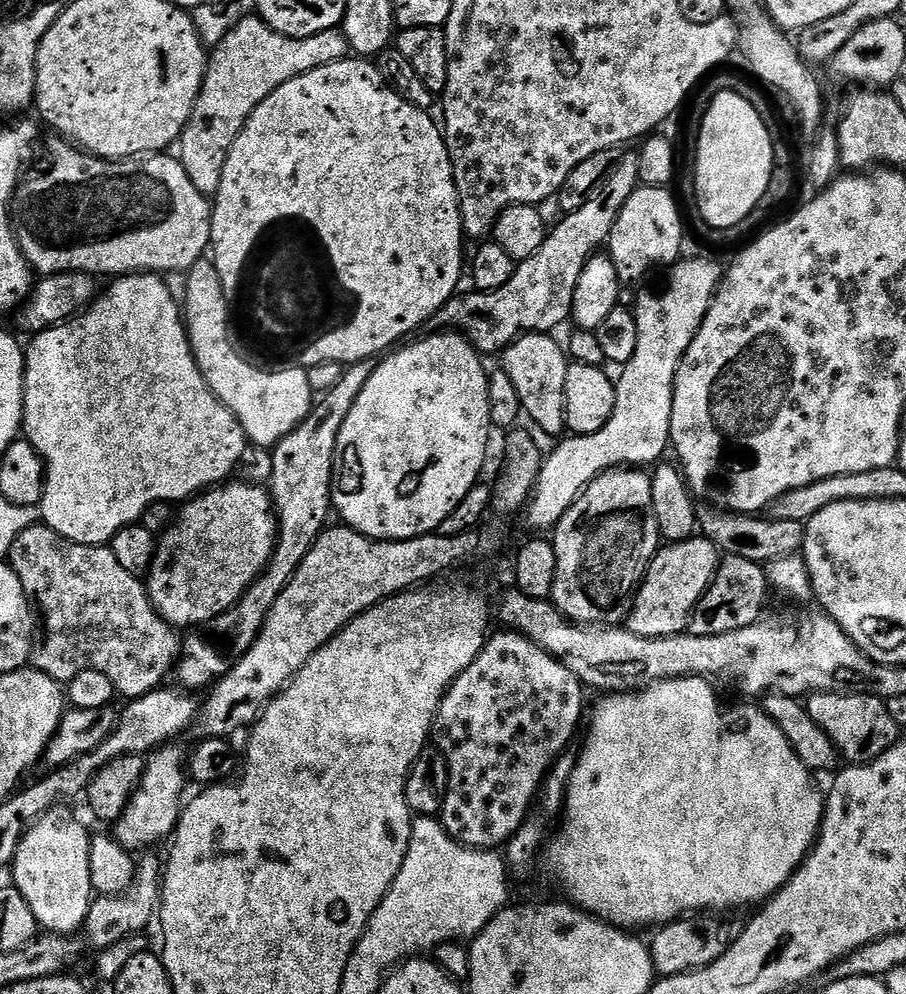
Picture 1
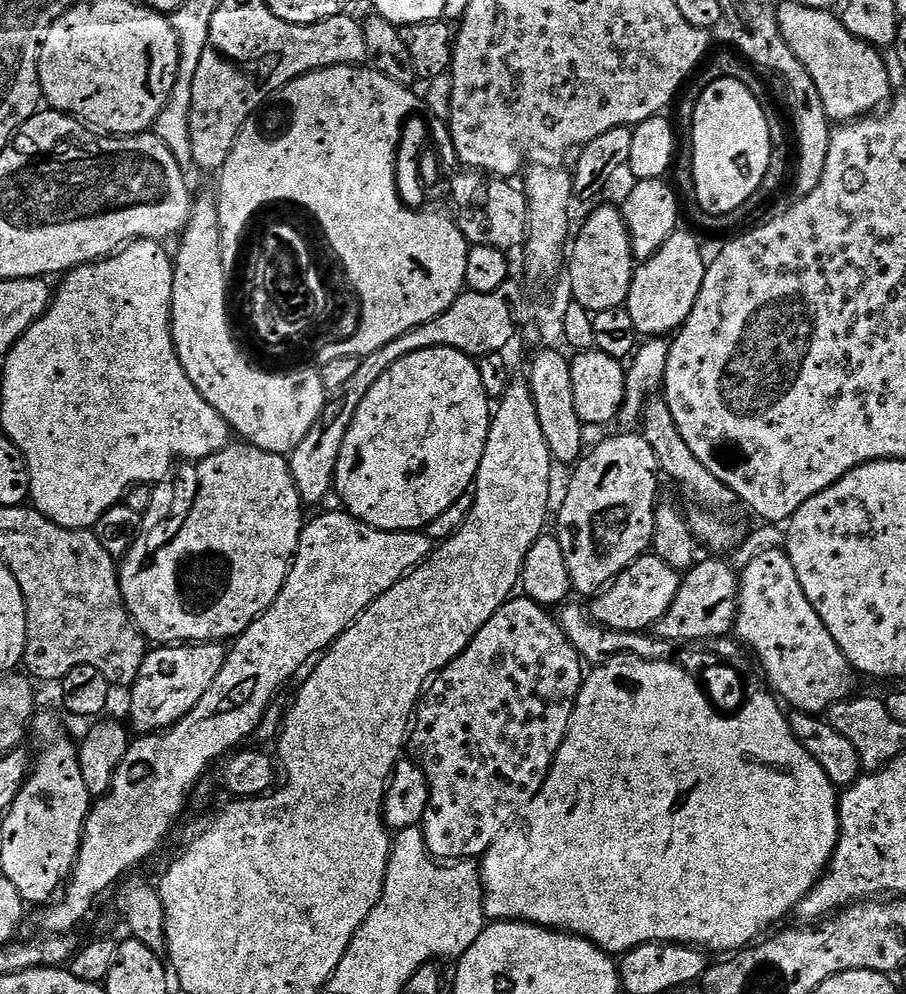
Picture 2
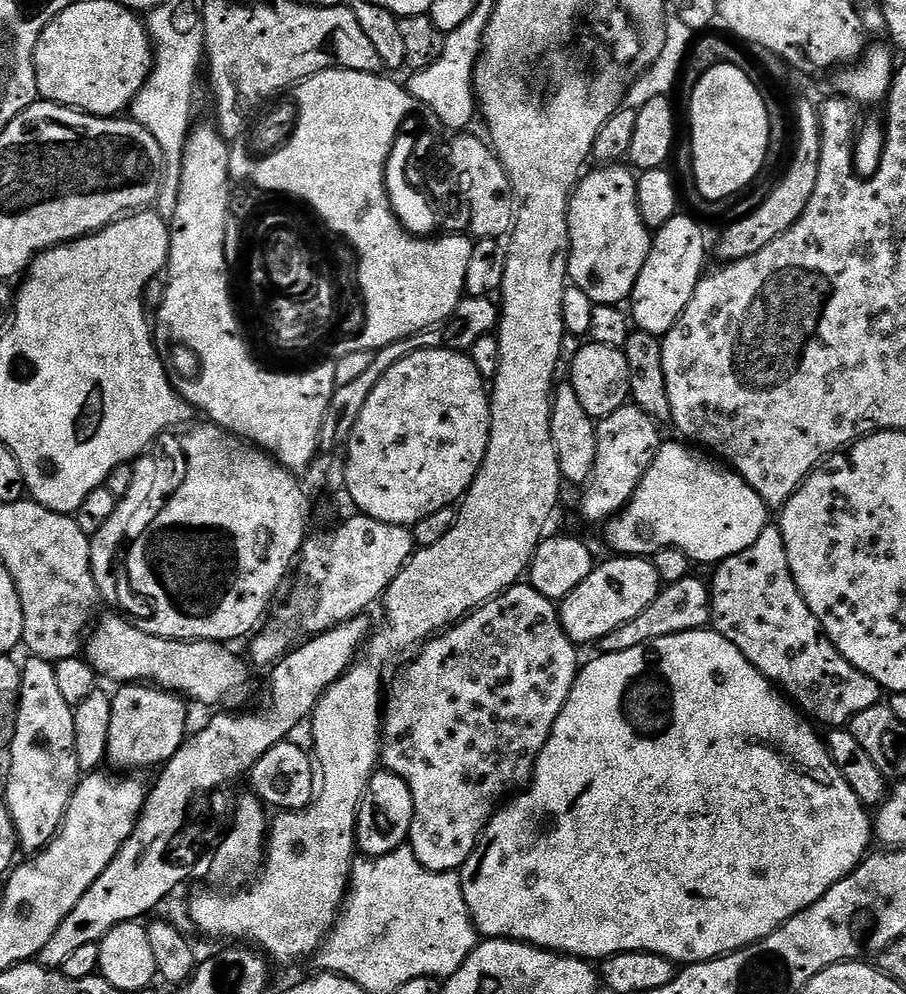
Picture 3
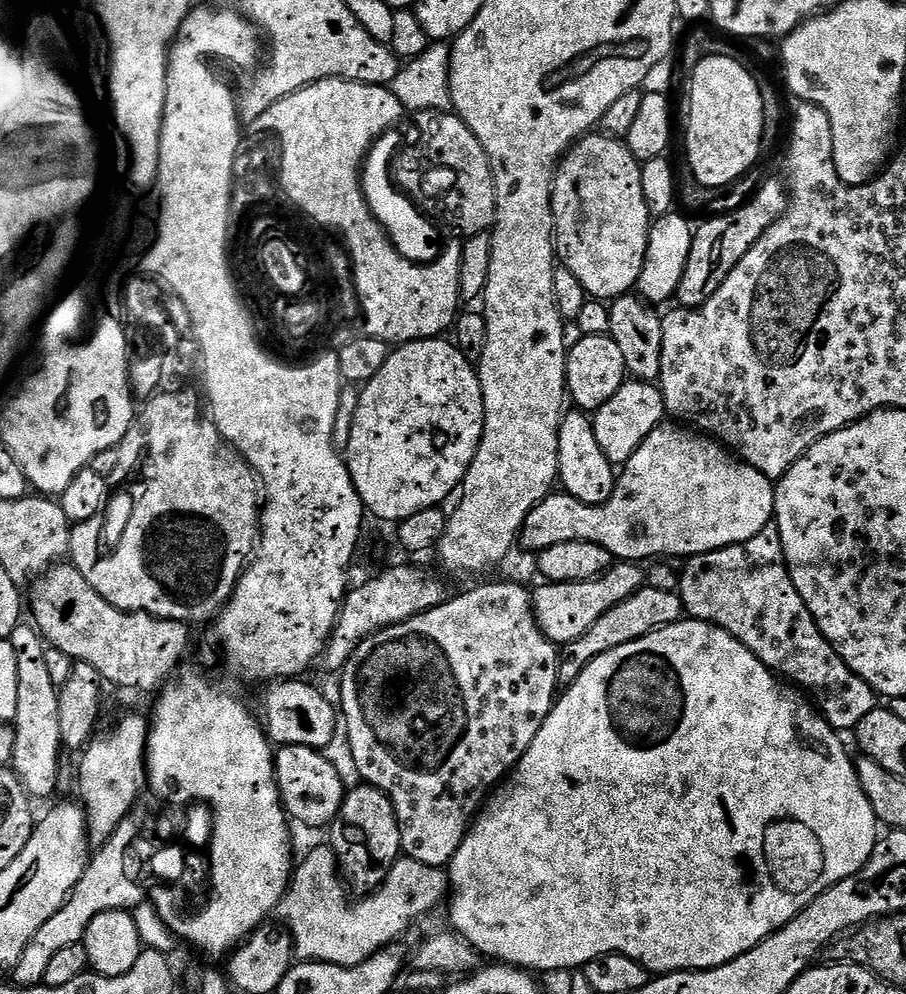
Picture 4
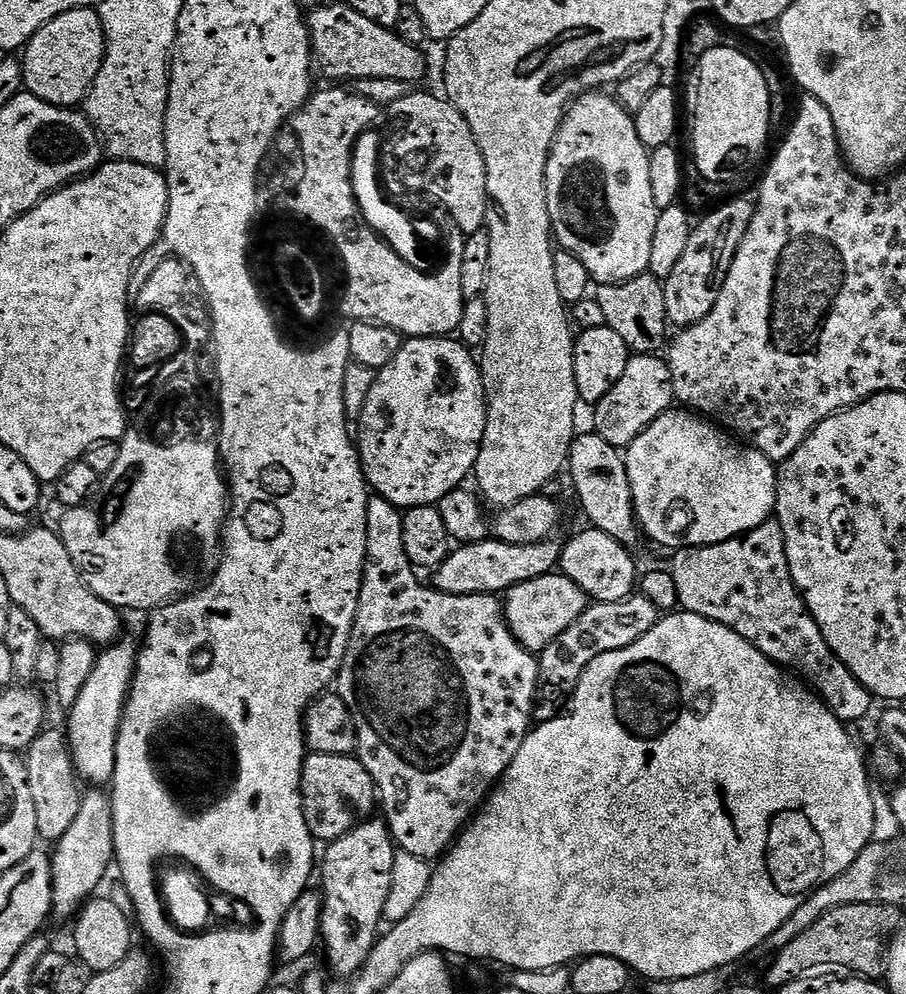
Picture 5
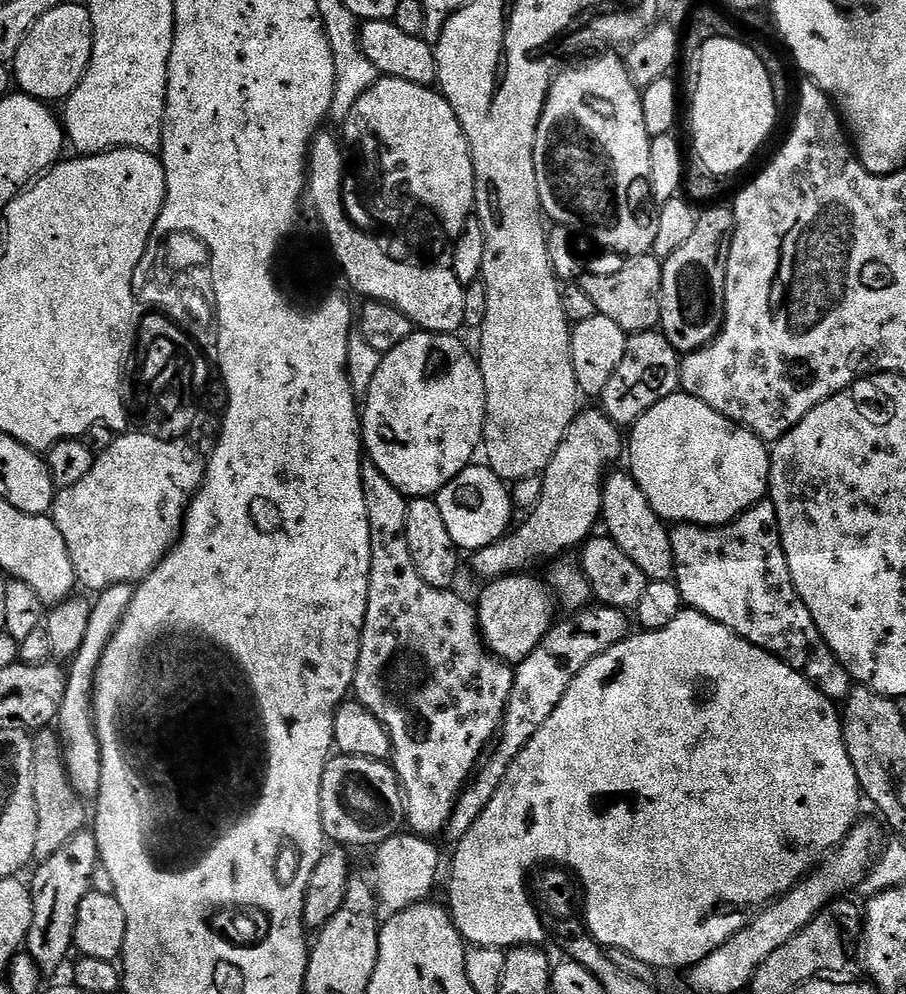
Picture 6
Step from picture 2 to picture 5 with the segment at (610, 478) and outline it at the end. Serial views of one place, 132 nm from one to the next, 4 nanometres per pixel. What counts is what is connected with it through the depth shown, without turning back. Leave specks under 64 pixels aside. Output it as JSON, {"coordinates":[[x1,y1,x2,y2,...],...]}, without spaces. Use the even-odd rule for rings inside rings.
{"coordinates":[[660,354,633,355,628,361,626,371,622,373,622,378,618,378,614,390,610,390,606,398,602,398,594,405,594,431,597,436,606,438,610,446,627,450,634,442,634,438,638,438,638,434,642,434,642,430,646,430,650,422,669,411,673,404,672,379,667,359]]}

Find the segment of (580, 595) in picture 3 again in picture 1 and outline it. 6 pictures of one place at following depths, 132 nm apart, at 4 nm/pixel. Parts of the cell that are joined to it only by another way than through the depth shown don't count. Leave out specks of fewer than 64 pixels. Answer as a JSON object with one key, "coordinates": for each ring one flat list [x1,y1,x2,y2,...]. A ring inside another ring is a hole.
{"coordinates":[[700,534,693,535,690,540,677,540,661,547,652,557,648,573,638,585,626,627,634,634,646,638,676,636,685,631,693,610,704,597,704,591,716,579,721,559,720,549]]}

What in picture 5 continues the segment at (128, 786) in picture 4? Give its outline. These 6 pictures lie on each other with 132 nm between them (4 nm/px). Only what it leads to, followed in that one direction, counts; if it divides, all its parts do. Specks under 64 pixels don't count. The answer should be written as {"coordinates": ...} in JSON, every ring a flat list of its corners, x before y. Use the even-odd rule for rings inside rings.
{"coordinates":[[90,790,83,793,78,814,70,830,55,841,56,853,51,853,52,862,52,911,53,917,71,921,89,899,97,895,96,887,105,883,108,867,113,867,116,847,114,846,114,818,109,793]]}

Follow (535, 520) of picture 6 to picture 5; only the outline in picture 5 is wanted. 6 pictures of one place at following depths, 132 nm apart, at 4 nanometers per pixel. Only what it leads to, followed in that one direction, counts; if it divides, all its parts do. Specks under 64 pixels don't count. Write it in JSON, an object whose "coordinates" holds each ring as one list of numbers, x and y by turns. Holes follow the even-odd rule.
{"coordinates":[[495,538,460,544,449,554,446,562,434,569,434,587,439,592,459,596,504,594,522,582,530,582,530,578,542,578,555,573,560,563,561,547,561,541,556,541,556,538,533,544,507,544]]}

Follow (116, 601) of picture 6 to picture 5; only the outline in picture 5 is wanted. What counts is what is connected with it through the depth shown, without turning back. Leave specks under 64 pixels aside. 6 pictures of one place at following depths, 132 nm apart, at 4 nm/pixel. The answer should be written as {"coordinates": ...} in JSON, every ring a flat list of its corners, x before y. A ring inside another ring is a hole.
{"coordinates":[[125,635,103,649,96,659,89,681,82,688,78,701,68,710,68,747,72,752,76,773,83,781,102,788,111,783,116,772,117,734,127,704,133,675,136,673,138,642]]}

